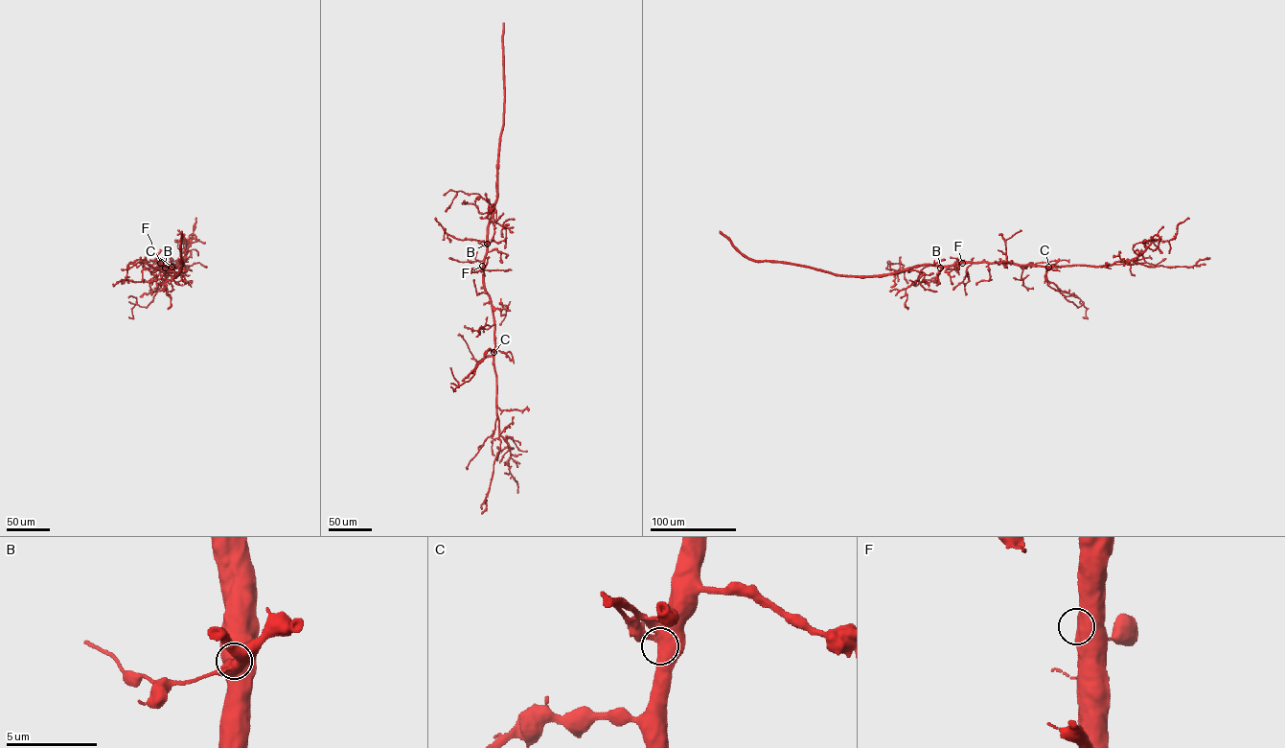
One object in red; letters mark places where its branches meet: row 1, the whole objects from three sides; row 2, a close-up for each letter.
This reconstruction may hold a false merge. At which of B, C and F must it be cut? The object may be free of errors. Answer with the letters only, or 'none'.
C

